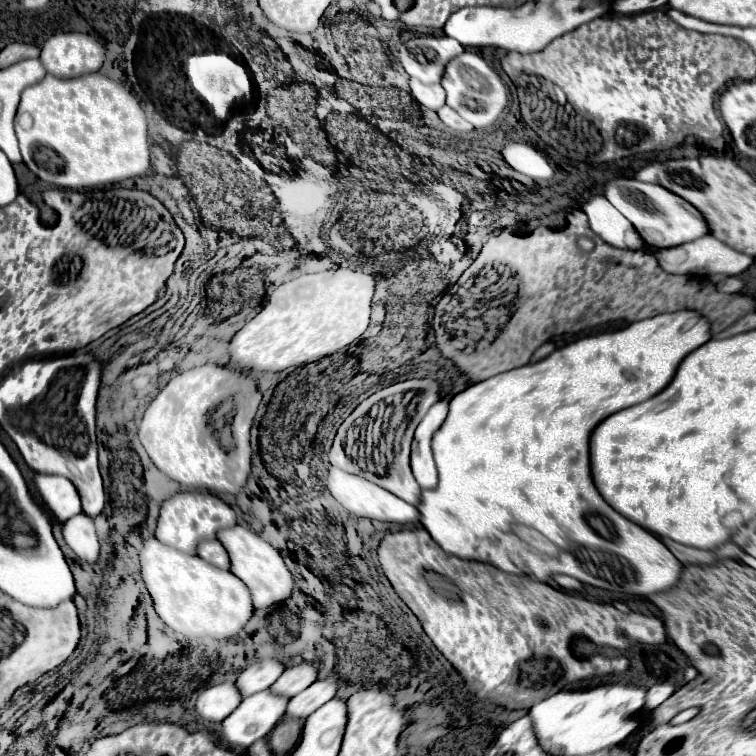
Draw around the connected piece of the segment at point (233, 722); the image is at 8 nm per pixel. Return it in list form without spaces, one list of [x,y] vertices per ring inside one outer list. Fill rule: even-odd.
[[[268,690],[242,698],[240,706],[222,720],[222,740],[230,746],[248,748],[254,740],[270,734],[284,716],[288,698]]]

